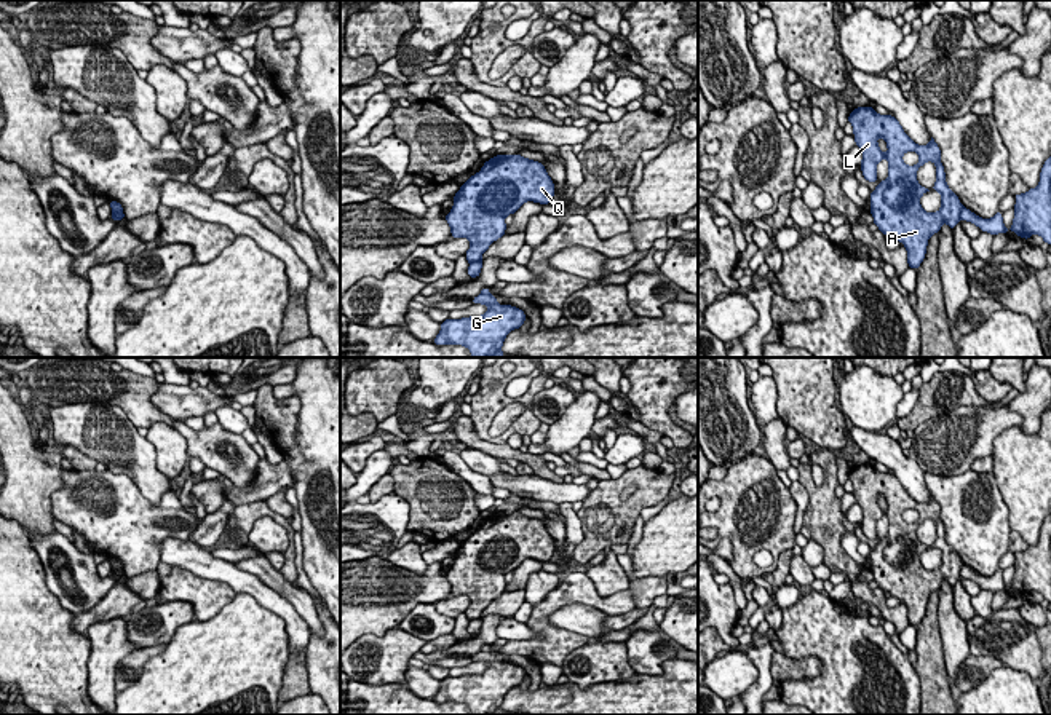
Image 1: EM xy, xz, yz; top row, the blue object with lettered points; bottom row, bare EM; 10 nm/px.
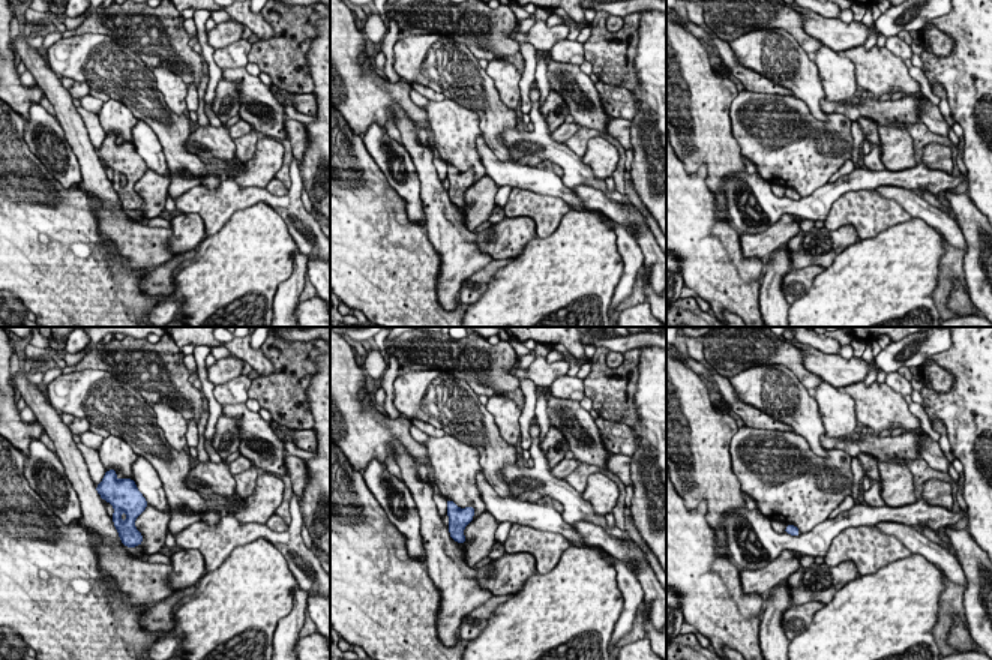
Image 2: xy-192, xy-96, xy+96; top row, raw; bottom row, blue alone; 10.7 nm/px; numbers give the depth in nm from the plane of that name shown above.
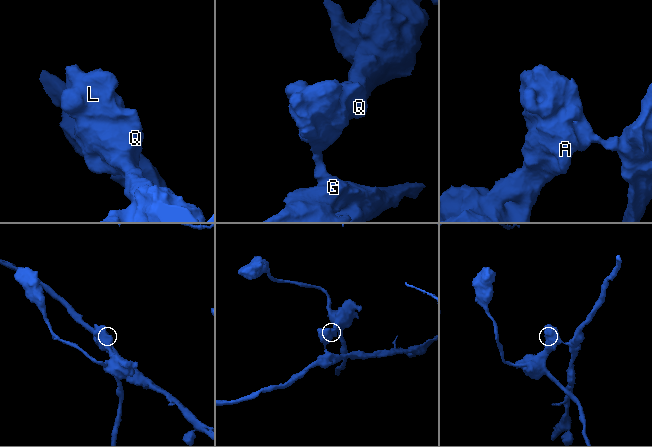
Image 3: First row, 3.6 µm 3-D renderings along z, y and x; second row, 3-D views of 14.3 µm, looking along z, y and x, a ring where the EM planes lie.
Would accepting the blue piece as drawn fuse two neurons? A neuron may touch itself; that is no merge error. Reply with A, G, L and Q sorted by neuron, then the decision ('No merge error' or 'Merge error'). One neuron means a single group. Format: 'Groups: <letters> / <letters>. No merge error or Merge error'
Groups: A L Q / G. Merge error

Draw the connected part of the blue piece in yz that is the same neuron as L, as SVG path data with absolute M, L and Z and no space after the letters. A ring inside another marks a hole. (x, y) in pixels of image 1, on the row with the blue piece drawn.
M856 107L848 121L855 142L863 152L861 171L866 180L877 182L877 164L888 160L888 179L871 193L871 214L883 235L904 244L907 263L917 270L925 259L928 239L939 233L946 222L952 230L960 222L963 204L946 184L941 150L934 139L926 145L915 144L891 115L878 115L872 107ZM906 152L917 152L920 160L914 166L902 161ZM926 161L936 164L936 182L931 190L941 193L941 209L926 212L920 198L930 192L917 180L917 171Z

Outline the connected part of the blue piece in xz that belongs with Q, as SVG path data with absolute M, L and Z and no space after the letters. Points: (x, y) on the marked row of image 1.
M497 155L460 187L444 219L452 238L470 239L466 260L481 262L489 246L505 235L506 215L527 201L549 204L554 192L545 164L521 155Z

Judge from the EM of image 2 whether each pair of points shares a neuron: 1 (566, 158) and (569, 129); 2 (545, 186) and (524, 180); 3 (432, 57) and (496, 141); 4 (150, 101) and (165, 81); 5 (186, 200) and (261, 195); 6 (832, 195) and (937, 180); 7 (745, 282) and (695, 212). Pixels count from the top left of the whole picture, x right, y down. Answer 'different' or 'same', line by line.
1: different
2: same
3: same
4: different
5: same
6: same
7: same

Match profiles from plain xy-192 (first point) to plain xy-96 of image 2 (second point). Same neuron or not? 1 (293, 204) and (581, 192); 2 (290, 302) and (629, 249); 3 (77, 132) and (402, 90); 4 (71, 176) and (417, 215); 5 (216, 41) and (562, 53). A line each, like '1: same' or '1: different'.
1: same
2: same
3: different
4: same
5: different

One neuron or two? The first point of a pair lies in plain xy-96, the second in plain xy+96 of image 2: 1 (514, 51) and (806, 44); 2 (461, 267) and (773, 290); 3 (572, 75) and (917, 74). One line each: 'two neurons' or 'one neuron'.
1: one neuron
2: one neuron
3: two neurons

